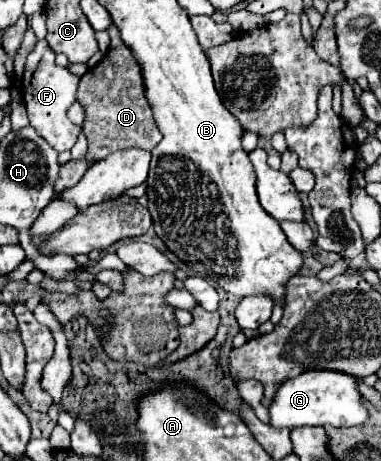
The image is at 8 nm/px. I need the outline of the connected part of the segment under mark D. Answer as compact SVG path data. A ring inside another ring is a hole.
M111 25L107 31L111 37L111 47L109 47L107 55L103 57L103 61L97 67L89 69L81 77L79 87L77 87L77 101L85 109L83 133L89 141L89 151L87 151L85 159L67 161L59 169L59 181L55 181L57 193L67 187L73 187L83 177L83 173L87 171L89 159L99 161L99 159L107 157L109 153L127 149L127 147L139 147L139 149L151 151L161 141L161 133L155 125L153 111L145 99L145 87L143 87L143 77L141 77L139 65L133 59L129 47L125 47L123 41L119 41L117 27Z

